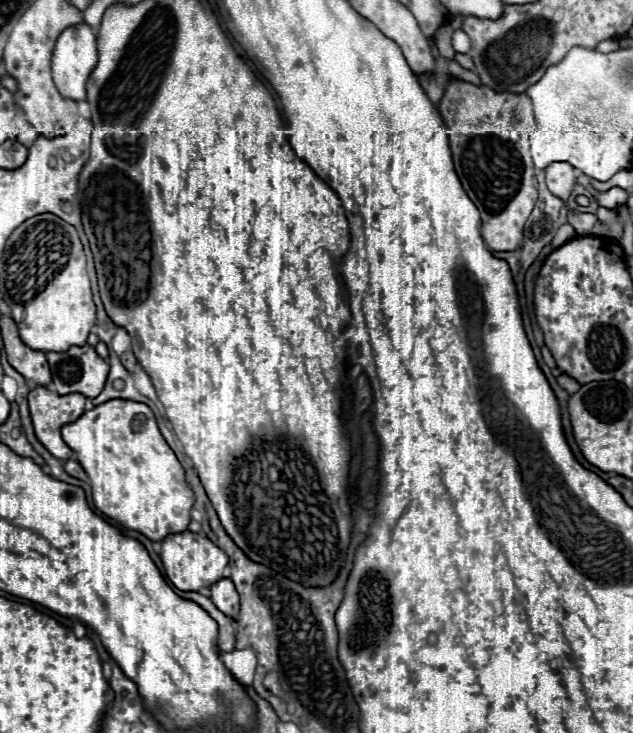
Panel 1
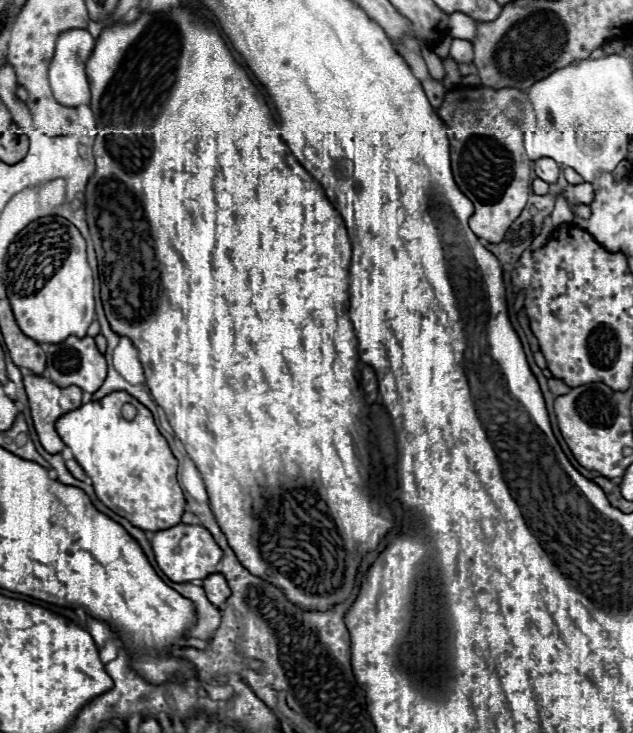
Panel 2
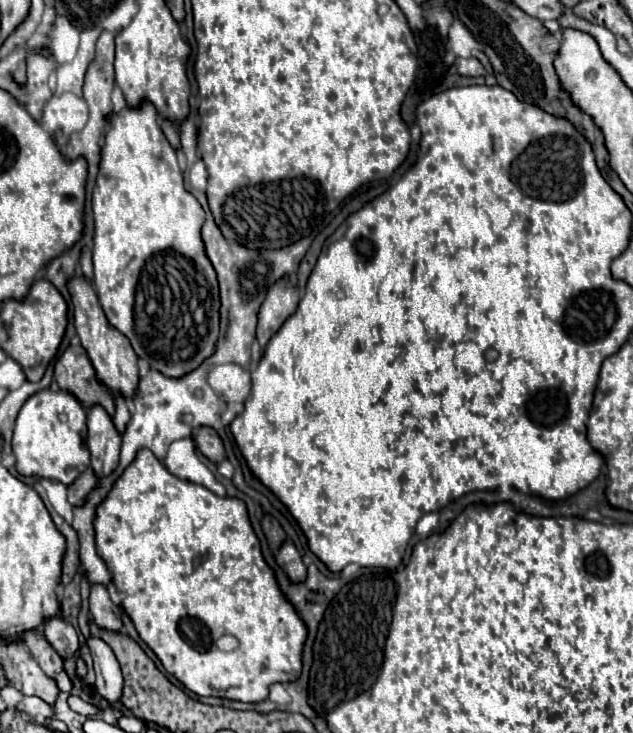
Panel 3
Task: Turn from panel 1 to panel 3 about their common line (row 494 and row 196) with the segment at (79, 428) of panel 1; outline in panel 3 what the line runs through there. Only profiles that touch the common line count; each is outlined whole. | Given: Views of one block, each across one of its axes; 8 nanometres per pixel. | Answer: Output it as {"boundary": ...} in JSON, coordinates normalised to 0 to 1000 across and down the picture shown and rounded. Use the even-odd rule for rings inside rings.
{"boundary":[[[227,139],[218,150],[199,145],[190,156],[177,156],[174,158],[174,175],[167,180],[167,196],[161,202],[161,221],[158,221],[158,237],[148,254],[148,265],[145,265],[145,286],[148,286],[148,303],[152,303],[152,314],[148,314],[148,341],[145,341],[145,355],[148,355],[148,393],[155,401],[155,409],[161,415],[161,423],[167,428],[167,434],[174,437],[174,442],[180,447],[186,447],[209,469],[212,480],[227,488],[240,505],[256,508],[259,513],[269,516],[288,516],[294,510],[300,510],[303,505],[310,505],[319,494],[325,494],[341,475],[344,467],[344,453],[348,453],[348,401],[344,401],[344,382],[341,382],[341,371],[325,349],[325,338],[319,333],[319,306],[322,306],[322,286],[313,278],[313,273],[291,256],[291,240],[288,232],[281,226],[281,216],[275,202],[265,196],[262,186],[256,183],[253,172],[250,172],[250,158],[246,150],[237,139]]]}

